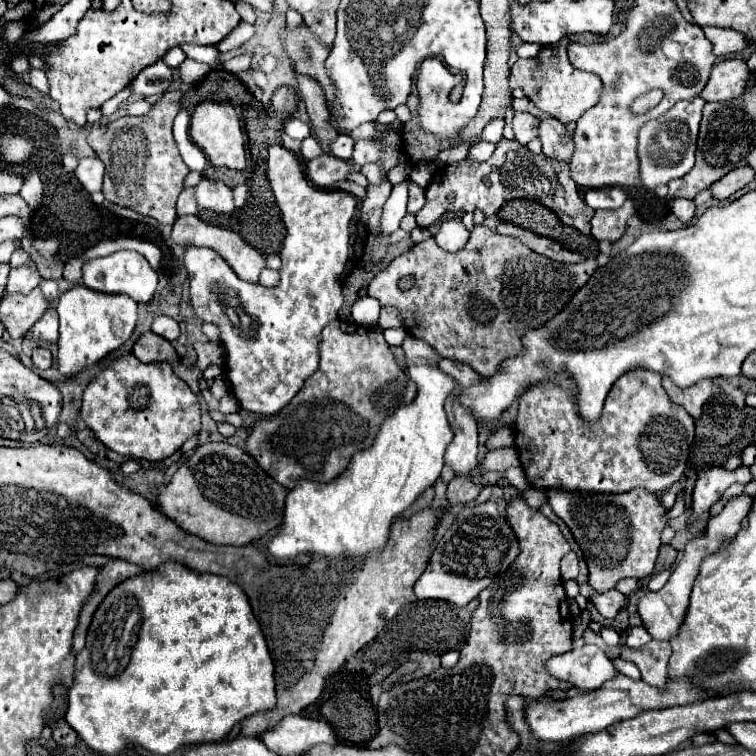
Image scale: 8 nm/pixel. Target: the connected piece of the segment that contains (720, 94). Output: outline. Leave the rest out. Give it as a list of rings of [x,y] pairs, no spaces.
[[[739,58],[721,60],[715,64],[711,78],[699,96],[705,102],[721,102],[721,100],[739,98],[745,92],[749,74],[751,72],[745,60],[739,60]]]

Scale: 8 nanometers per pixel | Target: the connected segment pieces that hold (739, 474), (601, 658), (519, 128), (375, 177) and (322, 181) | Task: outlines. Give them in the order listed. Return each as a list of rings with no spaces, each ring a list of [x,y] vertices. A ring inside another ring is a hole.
[[[715,466],[711,470],[699,472],[695,488],[693,488],[693,502],[691,502],[691,518],[699,518],[703,514],[709,512],[709,508],[723,496],[723,492],[739,482],[739,484],[747,484],[751,482],[753,476],[749,472],[747,466],[739,466],[735,470],[725,470],[723,466]]]
[[[583,646],[561,656],[553,656],[545,666],[555,678],[569,680],[579,690],[597,690],[615,676],[609,656],[597,646]]]
[[[515,114],[513,116],[513,130],[515,130],[515,140],[519,144],[529,144],[533,138],[537,138],[537,128],[539,128],[539,118],[533,114]]]
[[[367,164],[367,168],[361,168],[361,172],[367,176],[371,186],[383,182],[383,172],[381,172],[381,168],[377,164]]]
[[[323,154],[307,162],[307,176],[319,188],[333,188],[335,182],[343,180],[353,168],[347,166],[341,158]]]

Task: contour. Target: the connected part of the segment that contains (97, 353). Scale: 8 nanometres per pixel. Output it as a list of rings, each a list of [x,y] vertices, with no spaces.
[[[73,286],[59,296],[59,342],[57,342],[57,368],[63,376],[75,378],[87,368],[95,366],[109,352],[119,350],[131,336],[137,324],[137,302],[129,296],[115,296],[93,292],[85,286]]]

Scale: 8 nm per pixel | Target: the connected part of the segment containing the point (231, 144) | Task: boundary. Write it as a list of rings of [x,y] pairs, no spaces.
[[[205,100],[197,104],[191,116],[189,134],[191,134],[191,140],[205,152],[207,160],[213,166],[225,166],[231,170],[247,168],[247,152],[245,152],[245,138],[241,132],[241,122],[239,122],[237,110],[229,102]]]

